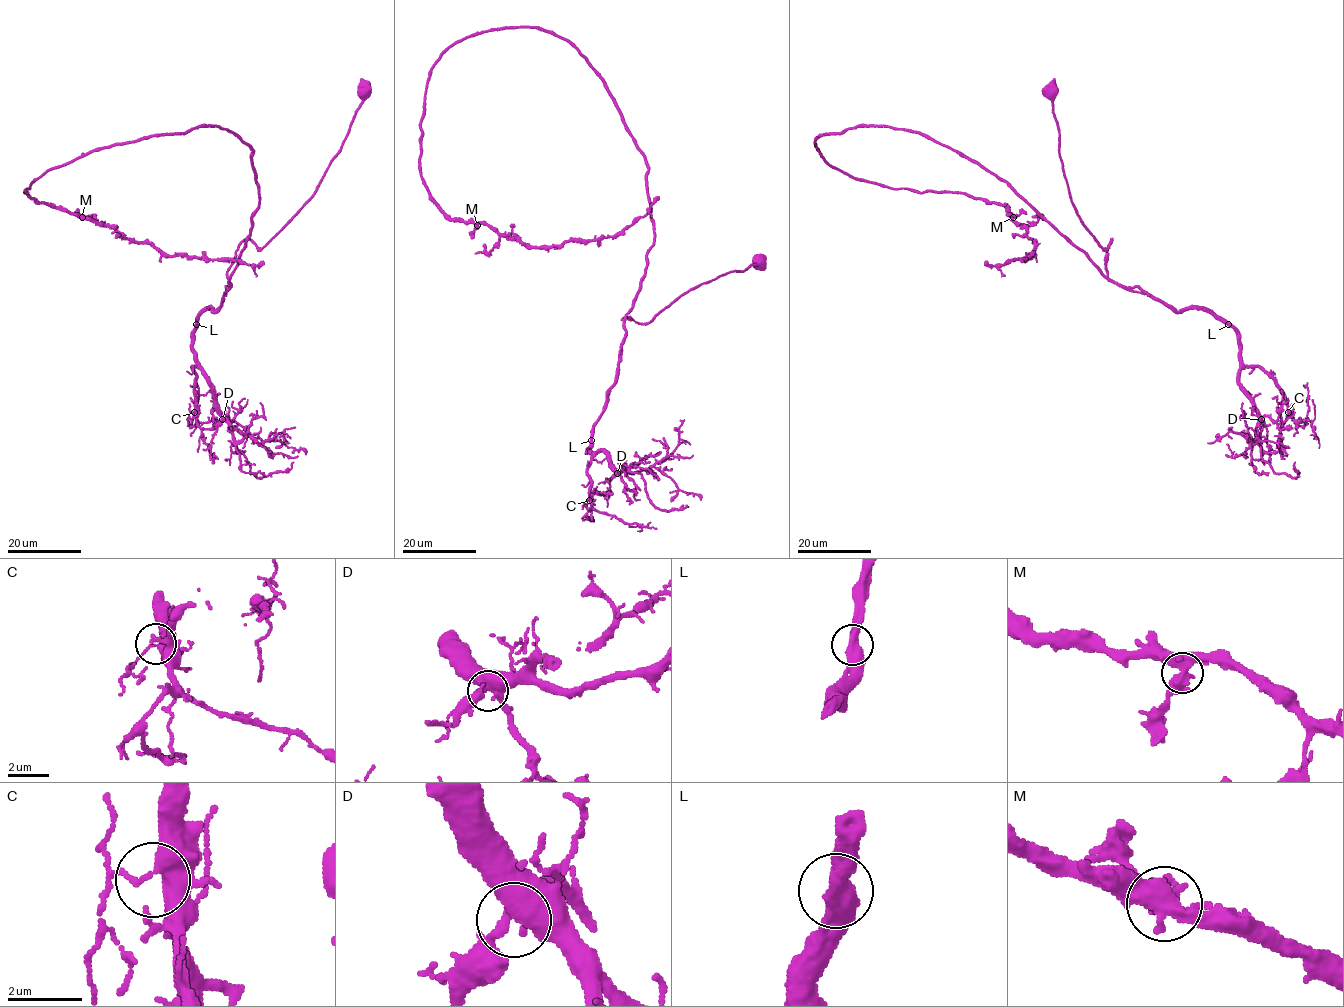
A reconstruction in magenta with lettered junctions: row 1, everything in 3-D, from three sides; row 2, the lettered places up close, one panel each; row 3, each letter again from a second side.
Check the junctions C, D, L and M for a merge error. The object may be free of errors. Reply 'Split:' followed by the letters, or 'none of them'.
Split: none of them

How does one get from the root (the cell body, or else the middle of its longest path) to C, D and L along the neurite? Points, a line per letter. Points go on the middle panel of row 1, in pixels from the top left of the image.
C: (760, 263), (689, 289), (649, 322), (622, 319), (625, 333), (619, 373), (588, 450), (592, 454), (589, 500)
D: (760, 263), (689, 289), (649, 322), (622, 319), (625, 333), (619, 373), (588, 450), (602, 451), (617, 473)
L: (760, 263), (689, 289), (649, 322), (622, 319), (625, 333), (619, 353), (619, 373), (590, 441)

